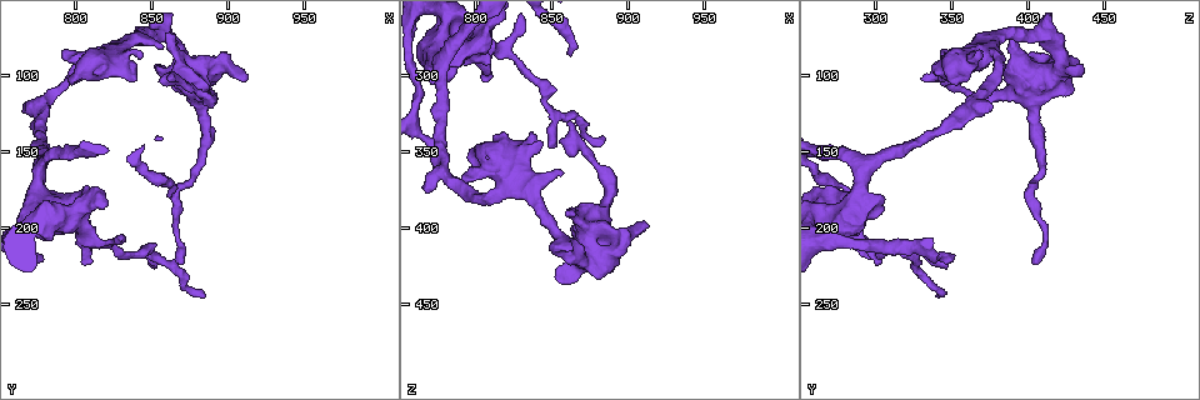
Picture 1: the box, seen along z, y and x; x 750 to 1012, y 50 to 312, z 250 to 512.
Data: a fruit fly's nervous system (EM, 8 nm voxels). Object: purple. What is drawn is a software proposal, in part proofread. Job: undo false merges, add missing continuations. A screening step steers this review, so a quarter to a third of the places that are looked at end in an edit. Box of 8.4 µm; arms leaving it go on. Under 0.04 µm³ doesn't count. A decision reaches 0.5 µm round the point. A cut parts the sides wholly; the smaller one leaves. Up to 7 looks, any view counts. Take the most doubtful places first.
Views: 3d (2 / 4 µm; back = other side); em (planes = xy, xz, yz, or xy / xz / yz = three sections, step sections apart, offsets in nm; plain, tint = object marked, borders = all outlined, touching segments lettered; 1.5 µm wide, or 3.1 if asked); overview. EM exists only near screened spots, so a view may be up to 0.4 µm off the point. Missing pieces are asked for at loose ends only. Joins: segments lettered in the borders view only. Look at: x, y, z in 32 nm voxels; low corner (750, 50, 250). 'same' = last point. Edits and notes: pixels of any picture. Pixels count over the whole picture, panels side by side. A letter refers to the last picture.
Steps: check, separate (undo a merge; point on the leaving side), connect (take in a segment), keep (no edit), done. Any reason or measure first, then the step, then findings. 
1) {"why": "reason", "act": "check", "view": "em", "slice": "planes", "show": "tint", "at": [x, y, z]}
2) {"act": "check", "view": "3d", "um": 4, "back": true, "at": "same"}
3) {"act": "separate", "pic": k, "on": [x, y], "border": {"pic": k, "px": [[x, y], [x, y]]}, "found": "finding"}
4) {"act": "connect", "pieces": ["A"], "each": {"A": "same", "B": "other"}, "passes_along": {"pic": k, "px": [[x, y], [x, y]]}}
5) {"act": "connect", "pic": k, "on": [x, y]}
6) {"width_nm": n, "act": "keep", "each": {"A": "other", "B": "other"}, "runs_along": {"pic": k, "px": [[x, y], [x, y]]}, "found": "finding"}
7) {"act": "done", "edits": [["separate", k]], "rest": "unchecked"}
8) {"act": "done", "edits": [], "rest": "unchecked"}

{"why": "free end", "act": "check", "view": "3d", "um": 2, "at": [886, 88, 396]}

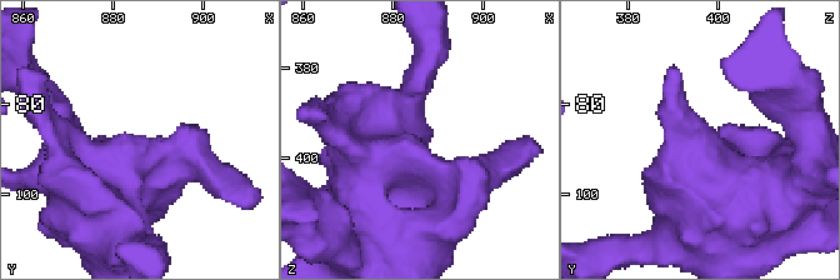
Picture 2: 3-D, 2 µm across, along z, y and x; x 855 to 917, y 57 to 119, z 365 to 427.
{"act": "check", "view": "em", "slice": "planes", "show": "borders", "at": [886, 88, 396]}

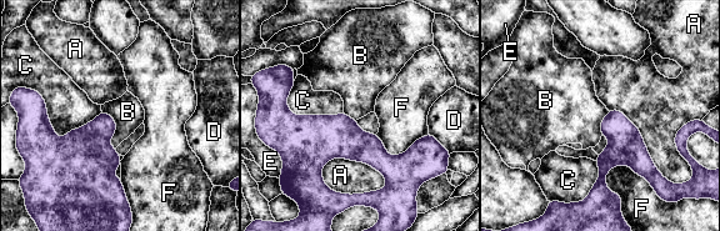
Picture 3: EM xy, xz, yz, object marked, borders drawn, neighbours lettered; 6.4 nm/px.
{"act": "keep", "each": {"A": "other", "B": "other", "C": "other", "D": "other", "E": "other", "F": "other"}, "runs_along": {"pic": 3, "px": [[289, 115], [381, 161], [428, 140]]}, "found": "no lettered segment goes on from it"}

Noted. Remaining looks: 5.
{"why": "an open end", "act": "check", "view": "3d", "um": 4, "at": [790, 84, 368]}

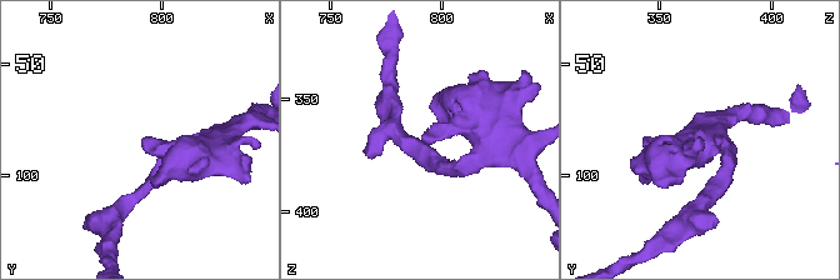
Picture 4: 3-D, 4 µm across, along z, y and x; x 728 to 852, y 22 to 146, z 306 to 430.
{"act": "check", "view": "em", "slice": "xy", "step": 8, "show": "tint", "at": [791, 84, 365]}

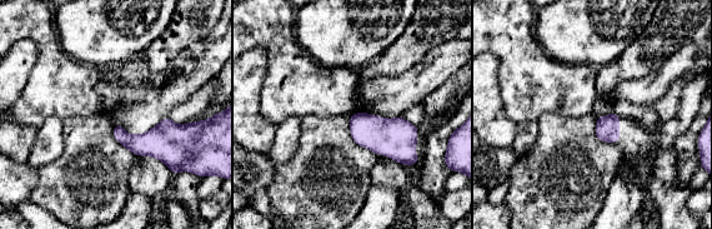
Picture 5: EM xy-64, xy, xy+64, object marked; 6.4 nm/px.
{"why": "cut it another way", "act": "check", "view": "em", "slice": "planes", "show": "borders", "at": "same"}

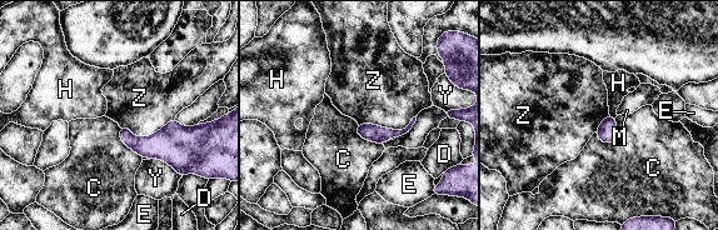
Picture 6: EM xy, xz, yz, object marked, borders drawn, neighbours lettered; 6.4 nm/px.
{"act": "keep", "each": {"C": "other", "D": "other", "E": "other", "H": "other", "M": "other", "Y": "other", "Z": "other"}, "border": {"pic": 6, "px": [[415, 115], [402, 129], [358, 124]]}, "found": "none of them fits"}

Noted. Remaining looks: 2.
{"why": "long arm stops here", "act": "check", "view": "3d", "um": 2, "at": [872, 220, 404]}

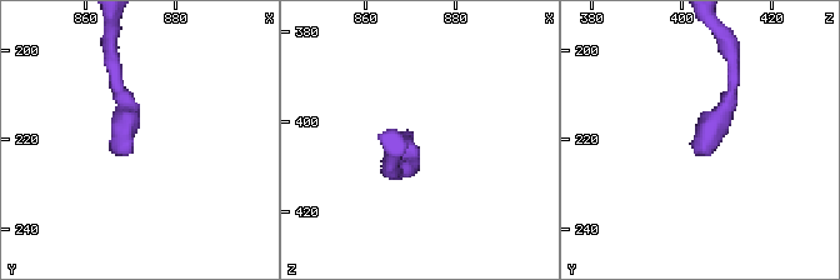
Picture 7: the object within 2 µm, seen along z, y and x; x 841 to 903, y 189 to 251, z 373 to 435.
{"why": "shape alone is not enough", "act": "check", "view": "em", "slice": "planes", "show": "borders", "at": [871, 222, 404]}

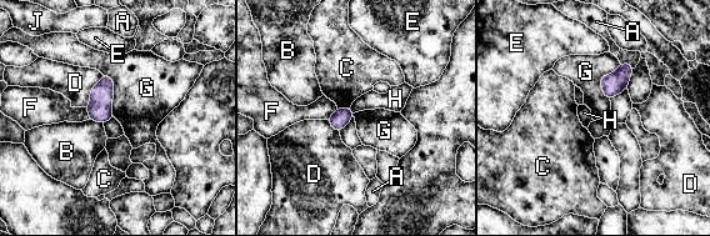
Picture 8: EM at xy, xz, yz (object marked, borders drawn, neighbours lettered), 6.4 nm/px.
{"act": "keep", "each": {"A": "other", "B": "other", "C": "other", "D": "other", "E": "other", "F": "other", "G": "other", "H": "other", "J": "other"}, "border": {"pic": 8, "px": [[103, 74], [113, 80], [114, 116]]}, "found": "no lettered segment goes on from it"}

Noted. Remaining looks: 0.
{"act": "done", "edits": [], "rest": "unchecked"}

